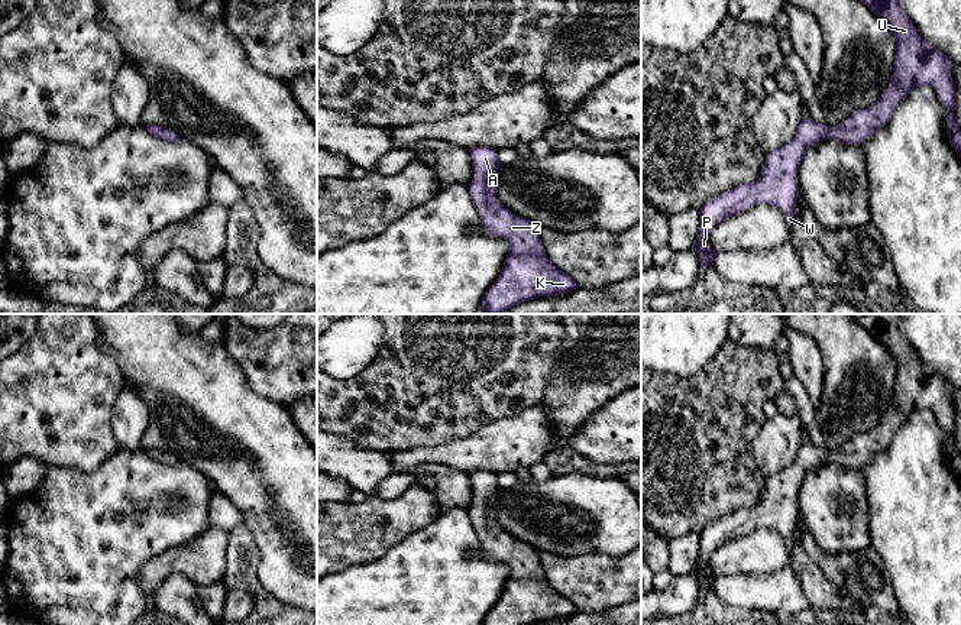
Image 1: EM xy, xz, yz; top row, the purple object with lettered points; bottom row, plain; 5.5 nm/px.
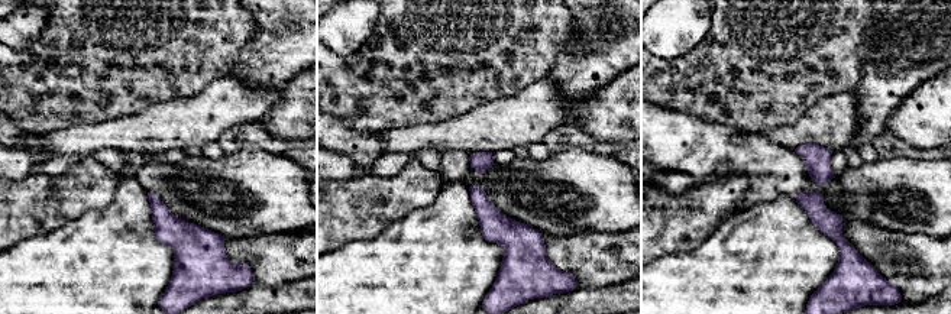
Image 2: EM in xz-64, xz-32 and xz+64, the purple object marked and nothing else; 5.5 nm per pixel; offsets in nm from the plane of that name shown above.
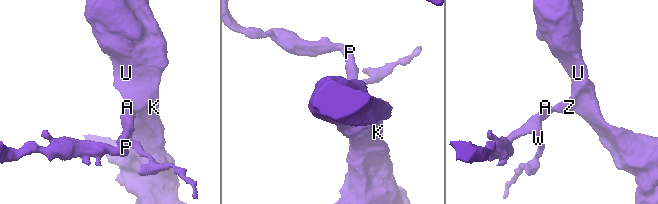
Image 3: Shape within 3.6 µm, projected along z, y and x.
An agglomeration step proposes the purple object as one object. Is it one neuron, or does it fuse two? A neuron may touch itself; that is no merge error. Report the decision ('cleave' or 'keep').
keep

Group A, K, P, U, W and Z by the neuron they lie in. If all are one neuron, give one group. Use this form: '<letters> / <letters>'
A K P U W Z

